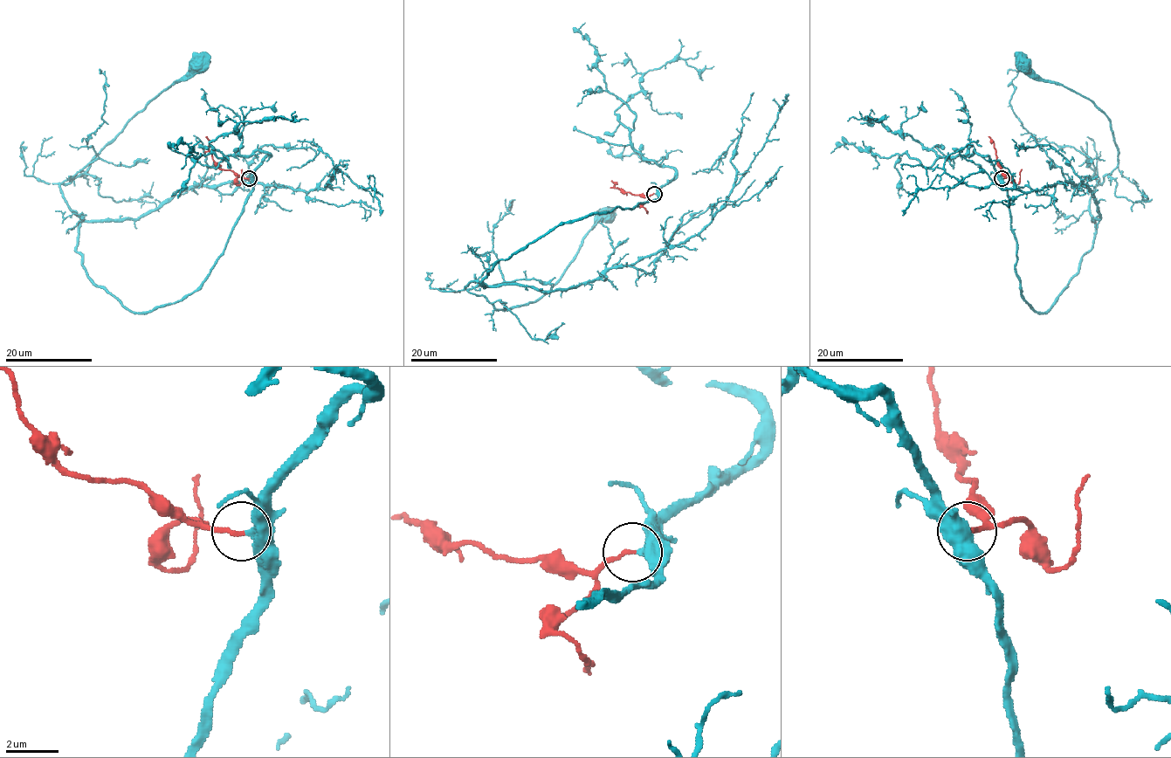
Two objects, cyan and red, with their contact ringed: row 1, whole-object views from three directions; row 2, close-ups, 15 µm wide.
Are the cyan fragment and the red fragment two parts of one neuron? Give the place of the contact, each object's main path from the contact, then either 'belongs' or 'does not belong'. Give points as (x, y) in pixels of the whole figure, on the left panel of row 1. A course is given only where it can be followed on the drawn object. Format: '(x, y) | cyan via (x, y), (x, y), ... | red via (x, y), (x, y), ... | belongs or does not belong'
(249, 178) | cyan via (249, 178), (244, 211), (194, 292), (133, 312), (85, 269), (80, 218), (60, 184), (202, 59) | red via (249, 178), (219, 168), (209, 150), (206, 136) | belongs

